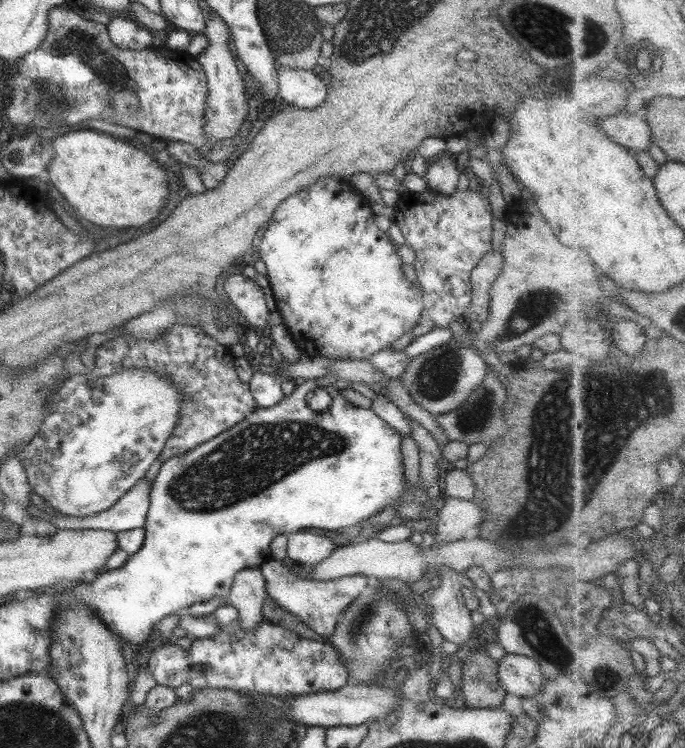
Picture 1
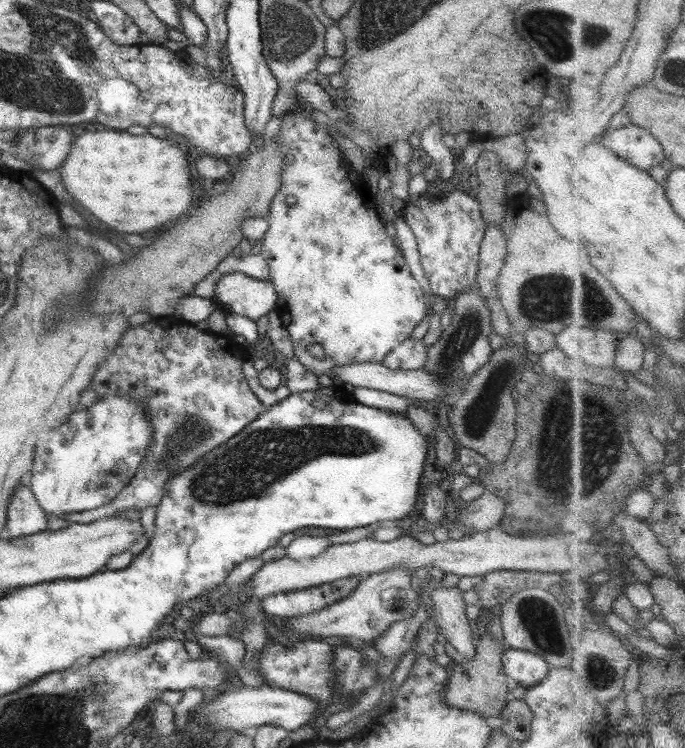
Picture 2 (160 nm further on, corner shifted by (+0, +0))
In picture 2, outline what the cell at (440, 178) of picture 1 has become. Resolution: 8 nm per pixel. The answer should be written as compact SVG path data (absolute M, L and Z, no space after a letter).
M429 123L427 128L424 128L418 134L420 140L419 151L424 151L431 158L431 164L435 165L435 171L442 181L451 178L456 167L455 151L441 141L444 132L438 124Z

